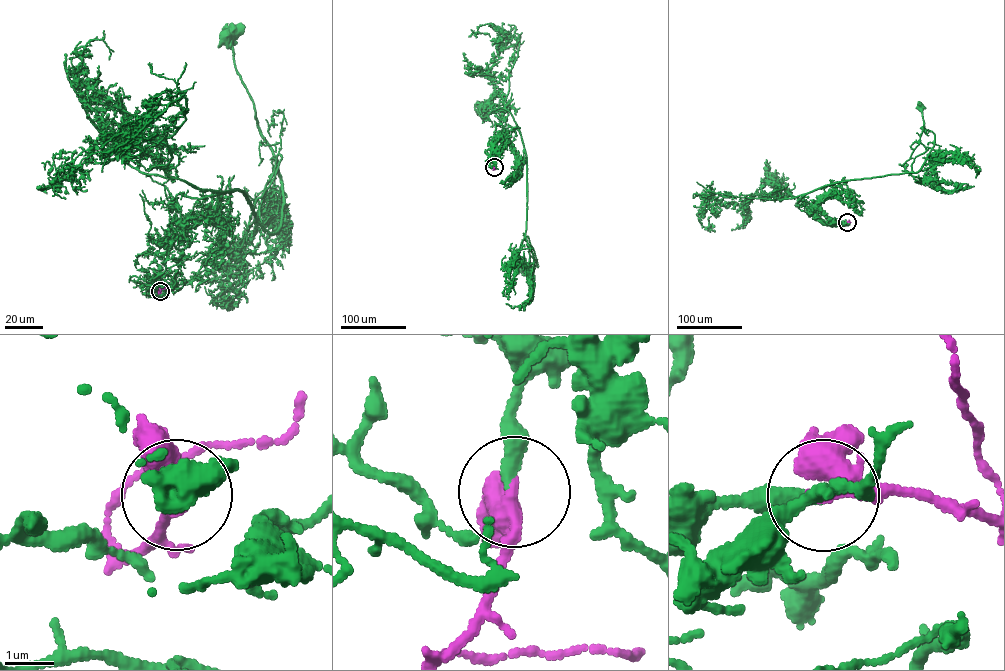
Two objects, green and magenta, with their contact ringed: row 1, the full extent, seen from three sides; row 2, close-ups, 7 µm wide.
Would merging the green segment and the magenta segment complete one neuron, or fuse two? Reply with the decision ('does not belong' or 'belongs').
belongs

